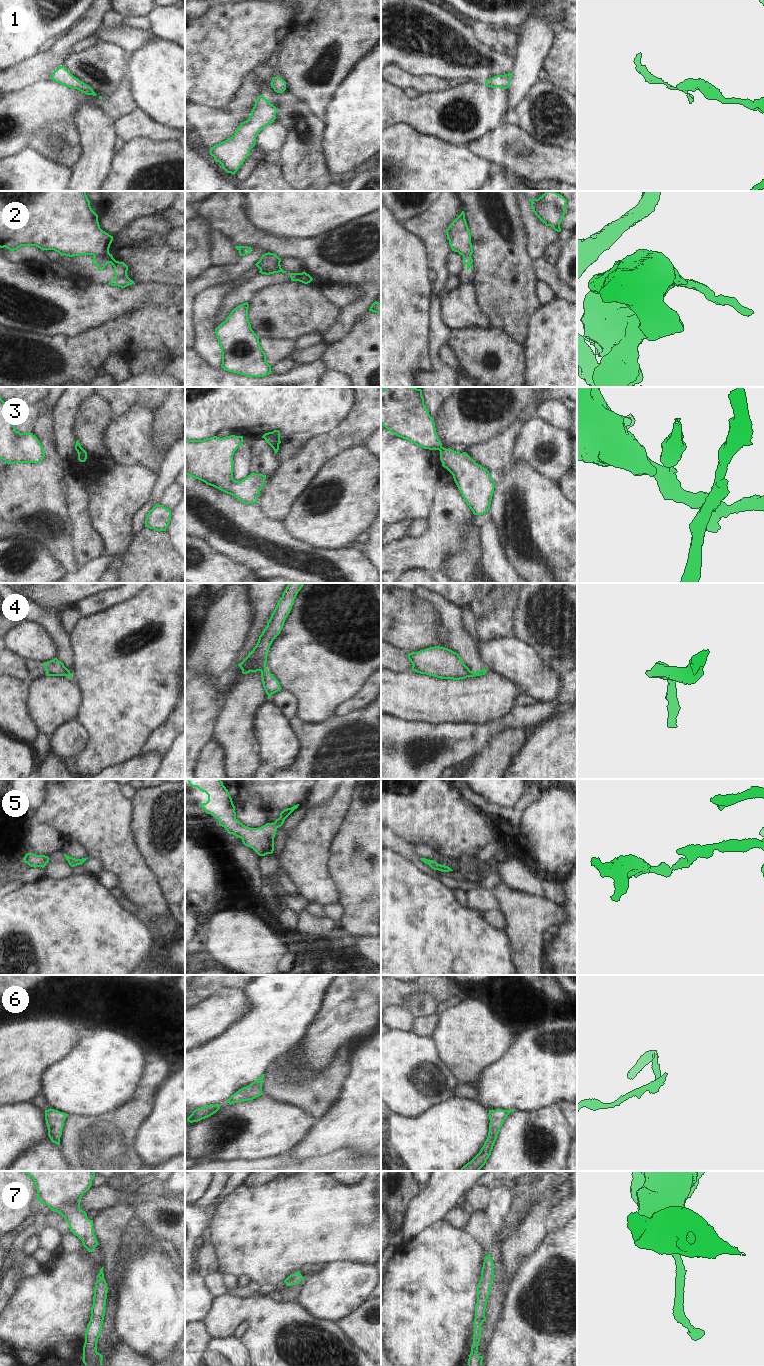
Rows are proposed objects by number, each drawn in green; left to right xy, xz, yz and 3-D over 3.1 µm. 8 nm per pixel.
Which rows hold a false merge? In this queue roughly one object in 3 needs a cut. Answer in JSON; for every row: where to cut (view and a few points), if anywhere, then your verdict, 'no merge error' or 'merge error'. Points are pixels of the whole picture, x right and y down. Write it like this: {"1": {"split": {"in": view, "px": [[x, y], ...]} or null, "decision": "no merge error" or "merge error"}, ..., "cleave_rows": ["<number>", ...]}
{"1": {"split": null, "decision": "no merge error"}, "2": {"split": {"in": "xy", "px": [[109, 253], [94, 256]]}, "decision": "merge error"}, "3": {"split": {"in": "yz", "px": [[441, 446], [438, 449]]}, "decision": "merge error"}, "4": {"split": {"in": "yz", "px": [[471, 671], [467, 676]]}, "decision": "merge error"}, "5": {"split": null, "decision": "no merge error"}, "6": {"split": null, "decision": "no merge error"}, "7": {"split": null, "decision": "no merge error"}, "cleave_rows": ["2", "3", "4"]}

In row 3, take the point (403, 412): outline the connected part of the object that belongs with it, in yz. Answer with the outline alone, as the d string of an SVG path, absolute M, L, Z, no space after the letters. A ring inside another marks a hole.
M381 389L381 424L394 435L424 449L439 450L442 447L421 389Z

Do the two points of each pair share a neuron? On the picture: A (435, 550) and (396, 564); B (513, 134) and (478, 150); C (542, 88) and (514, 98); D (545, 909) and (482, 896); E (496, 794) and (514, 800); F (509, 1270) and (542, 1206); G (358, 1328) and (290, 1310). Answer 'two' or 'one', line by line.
A: one
B: one
C: two
D: two
E: one
F: one
G: two

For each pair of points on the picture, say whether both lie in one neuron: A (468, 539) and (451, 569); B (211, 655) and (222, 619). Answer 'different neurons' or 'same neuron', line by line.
A: same neuron
B: same neuron

